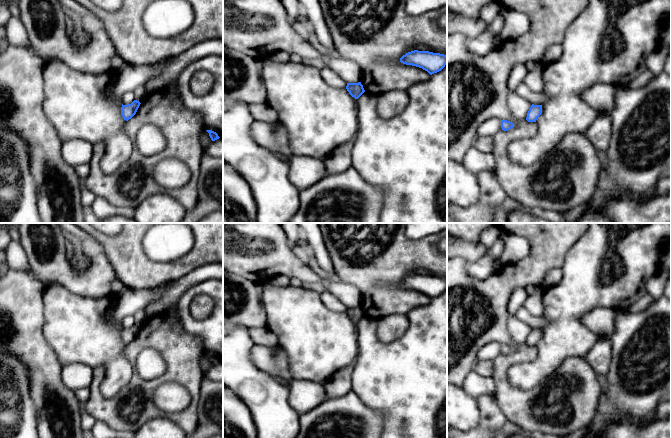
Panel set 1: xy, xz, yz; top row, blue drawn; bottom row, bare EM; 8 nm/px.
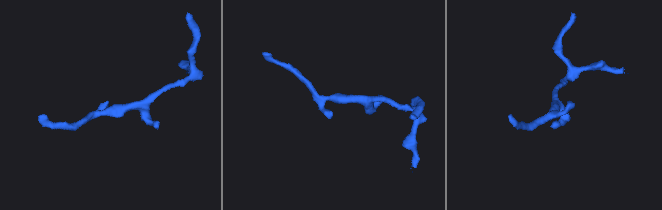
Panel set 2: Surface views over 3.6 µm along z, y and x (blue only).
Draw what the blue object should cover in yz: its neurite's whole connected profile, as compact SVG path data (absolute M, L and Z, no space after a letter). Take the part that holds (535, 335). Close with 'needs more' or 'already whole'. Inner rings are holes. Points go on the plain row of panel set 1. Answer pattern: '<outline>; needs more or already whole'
M532 328L527 337L526 344L528 346L536 346L537 342L541 339L541 337L542 337L542 329Z; already whole

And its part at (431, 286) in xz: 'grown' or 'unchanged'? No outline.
unchanged

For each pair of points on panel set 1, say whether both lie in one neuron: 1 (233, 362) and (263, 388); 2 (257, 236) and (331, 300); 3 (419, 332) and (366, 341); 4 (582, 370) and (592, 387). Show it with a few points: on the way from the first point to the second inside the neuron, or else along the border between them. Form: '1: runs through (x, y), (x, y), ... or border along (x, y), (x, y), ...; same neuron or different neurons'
1: runs through (240, 369), (256, 385); same neuron
2: border along (326, 289), (345, 304); different neurons
3: runs through (406, 345), (402, 349), (379, 349); same neuron
4: runs through (582, 374), (588, 383); same neuron

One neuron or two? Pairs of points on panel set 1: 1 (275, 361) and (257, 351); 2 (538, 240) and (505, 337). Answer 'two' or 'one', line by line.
1: one
2: one

